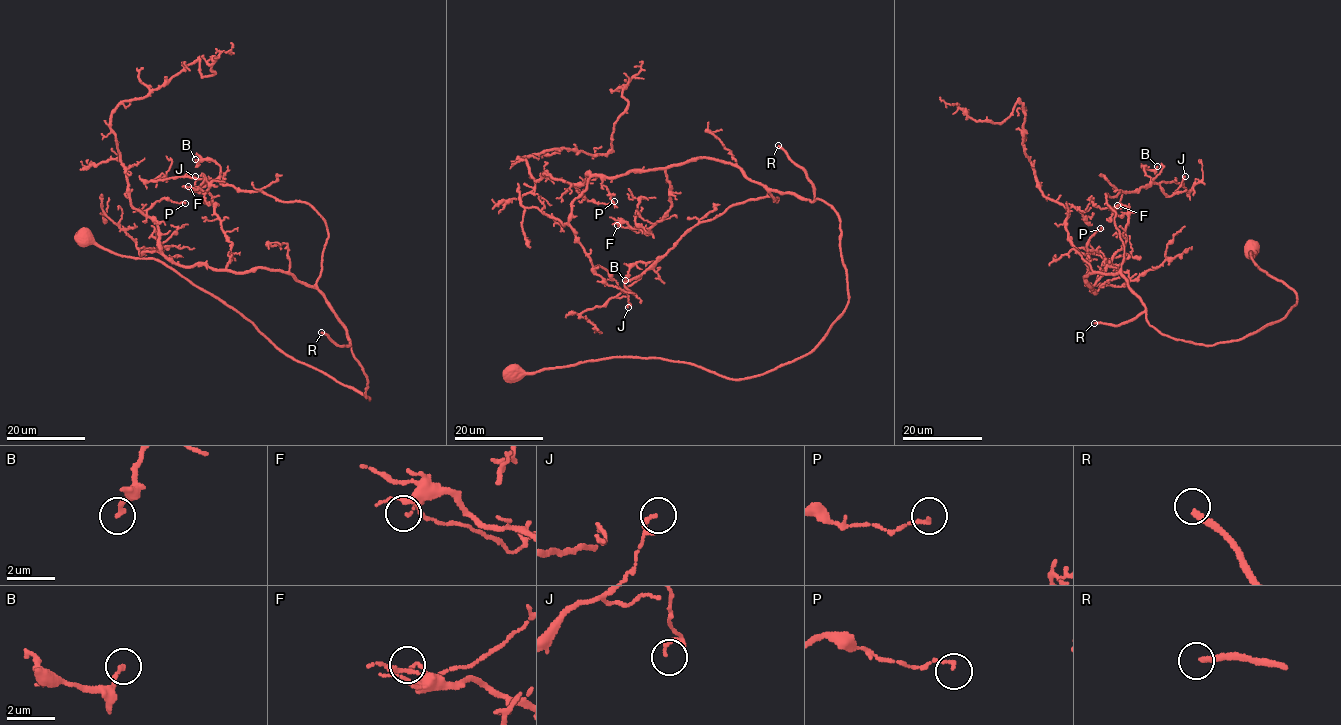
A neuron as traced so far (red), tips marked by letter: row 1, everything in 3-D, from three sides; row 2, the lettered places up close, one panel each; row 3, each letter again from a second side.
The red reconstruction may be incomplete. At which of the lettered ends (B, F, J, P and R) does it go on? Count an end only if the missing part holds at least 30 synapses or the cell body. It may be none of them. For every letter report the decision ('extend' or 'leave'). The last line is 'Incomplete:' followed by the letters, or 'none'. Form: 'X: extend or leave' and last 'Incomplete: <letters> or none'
B: leave
F: leave
J: leave
P: leave
R: extend
Incomplete: R

